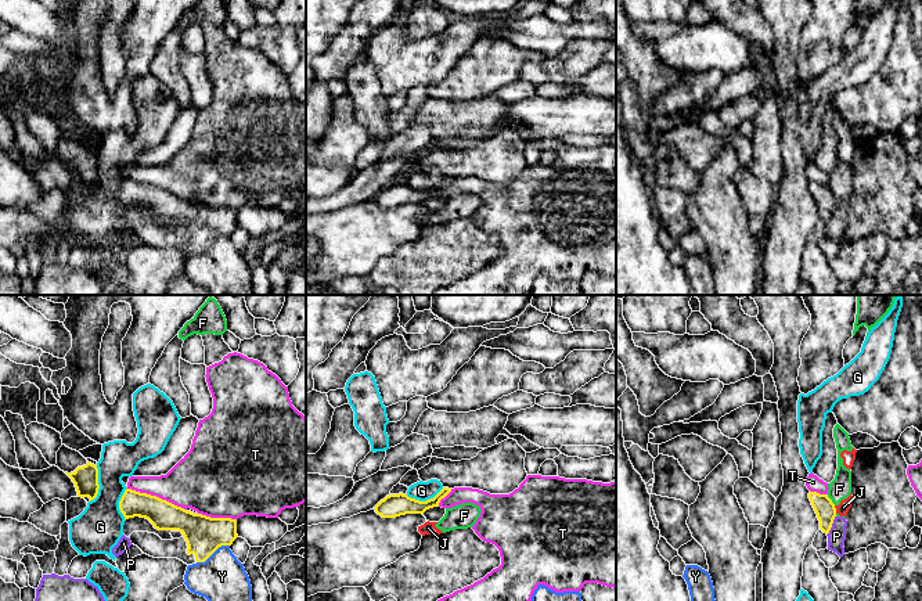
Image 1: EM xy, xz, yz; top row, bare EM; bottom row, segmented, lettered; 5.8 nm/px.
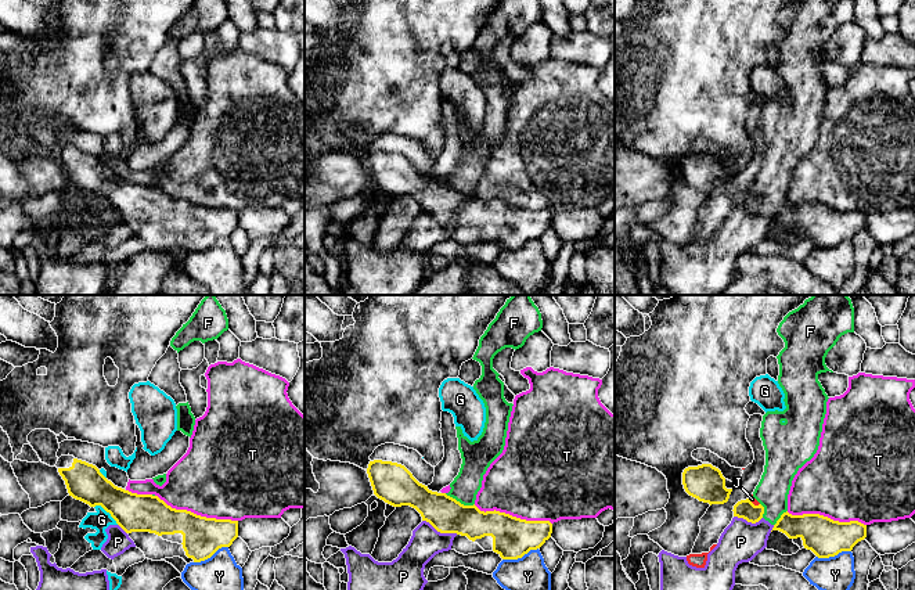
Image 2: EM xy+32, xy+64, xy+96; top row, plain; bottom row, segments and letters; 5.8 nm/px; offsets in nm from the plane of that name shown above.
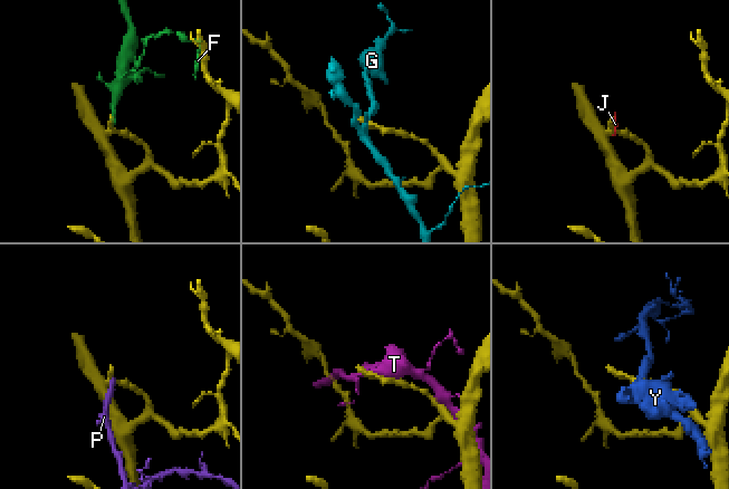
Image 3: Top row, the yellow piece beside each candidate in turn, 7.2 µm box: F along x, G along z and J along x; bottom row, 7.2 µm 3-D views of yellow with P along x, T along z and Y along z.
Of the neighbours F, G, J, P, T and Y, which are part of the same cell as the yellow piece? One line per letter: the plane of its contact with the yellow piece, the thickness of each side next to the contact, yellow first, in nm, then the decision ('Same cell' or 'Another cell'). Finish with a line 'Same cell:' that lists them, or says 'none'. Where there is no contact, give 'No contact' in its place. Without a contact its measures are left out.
F: Touches yellow in yz. Thickness 120 nm (yellow) against 130 nm. Another cell
G: Touches yellow in xy. Thickness 140 nm (yellow) against 280 nm. Another cell
J: Touches yellow in yz. Thickness 120 nm (yellow) against 70 nm. Another cell
P: Touches yellow in yz. Thickness 120 nm (yellow) against 110 nm. Another cell
T: Touches yellow in xy. Thickness 170 nm (yellow) against 320 nm. Another cell
Y: Touches yellow in xy. Thickness 220 nm (yellow) against 280 nm. Another cell
Same cell: none

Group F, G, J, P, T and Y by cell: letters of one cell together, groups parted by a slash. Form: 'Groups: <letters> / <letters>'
Groups: F J P / G / T / Y

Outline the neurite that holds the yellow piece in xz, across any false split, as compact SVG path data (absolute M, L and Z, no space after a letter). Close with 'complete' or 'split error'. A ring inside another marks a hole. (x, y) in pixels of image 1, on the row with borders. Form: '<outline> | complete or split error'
M443 487L433 499L419 501L407 494L389 494L375 505L375 512L382 518L396 518L406 514L424 514L426 510L439 507L451 489Z | complete

